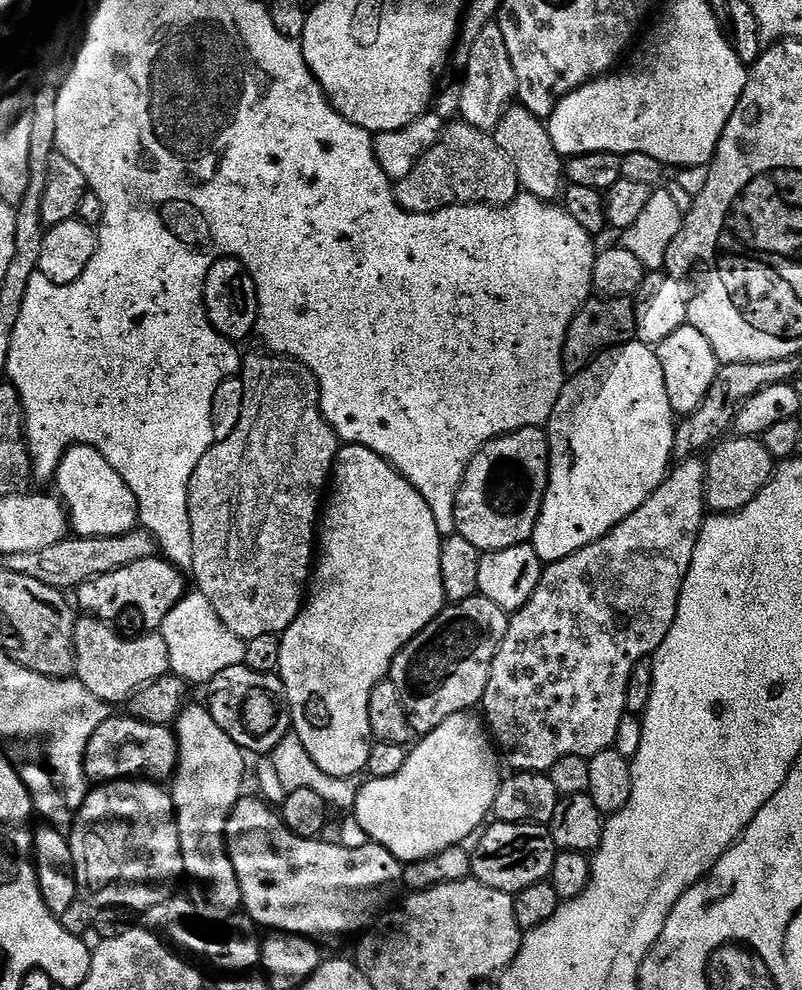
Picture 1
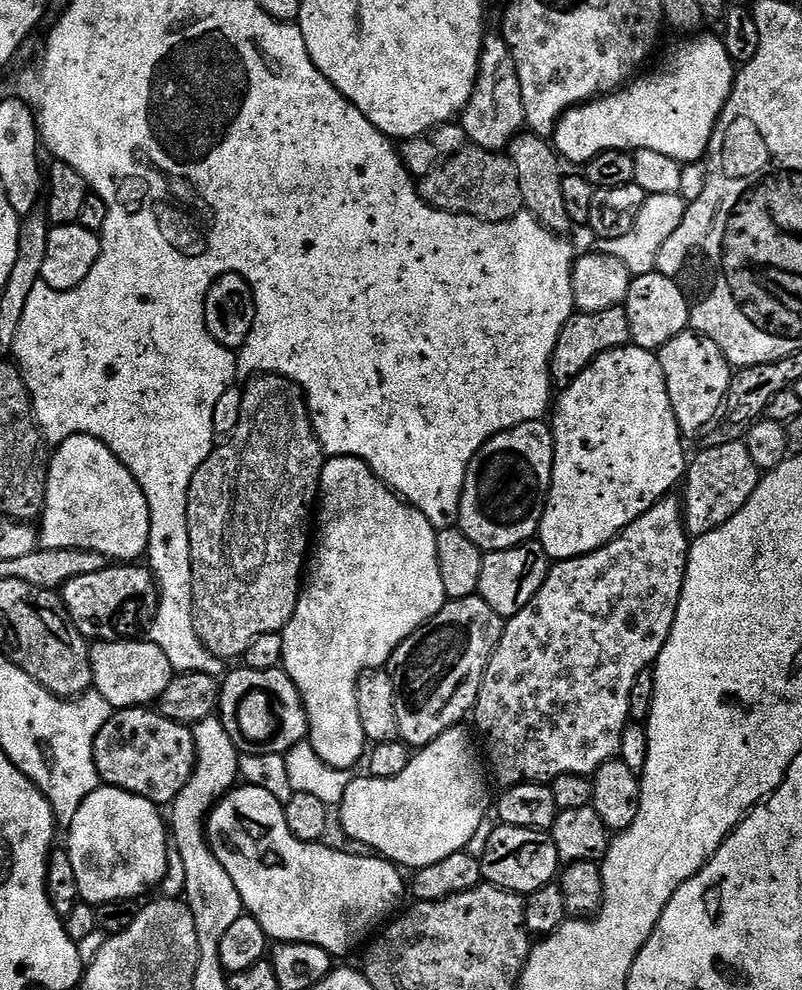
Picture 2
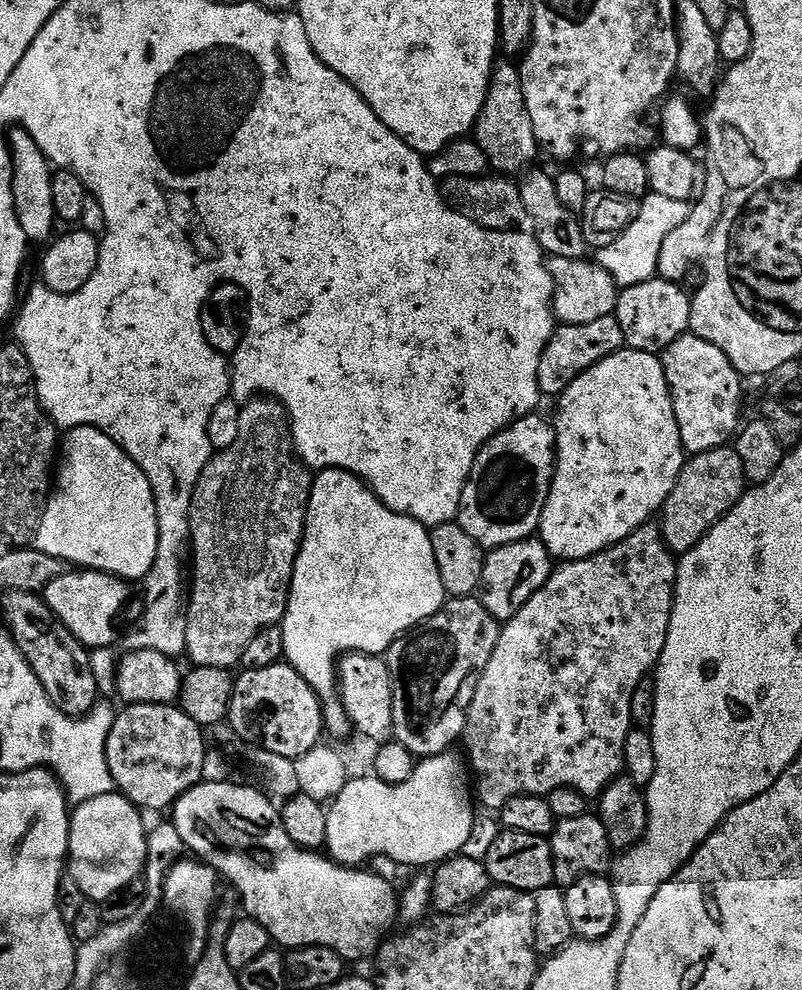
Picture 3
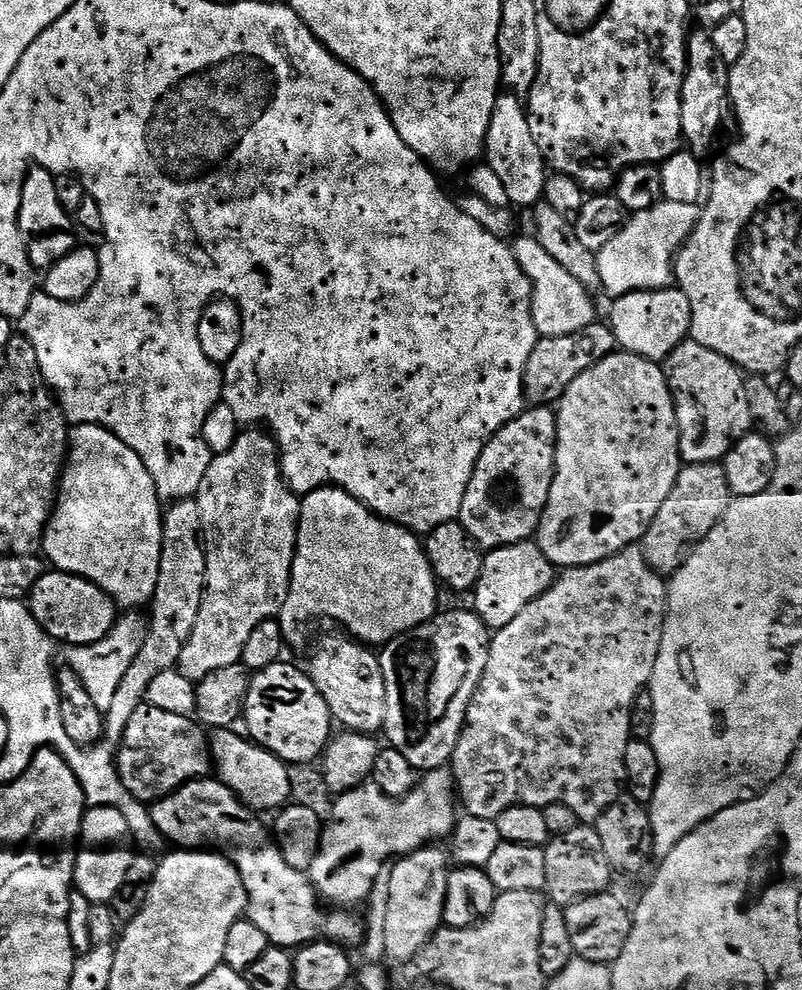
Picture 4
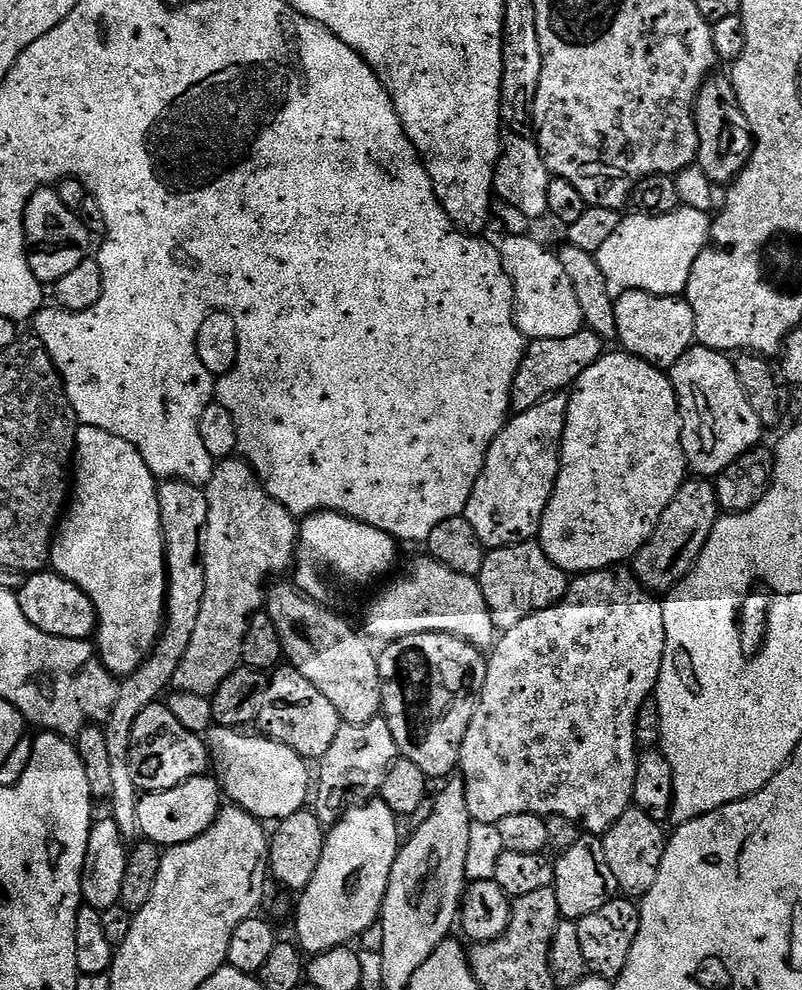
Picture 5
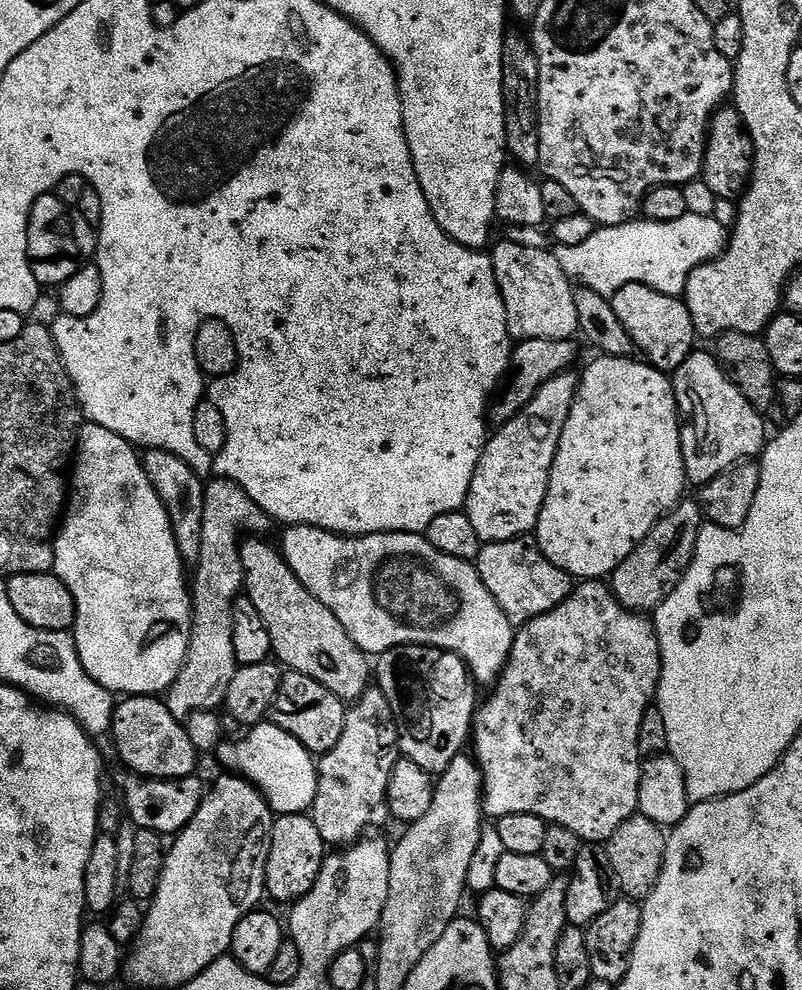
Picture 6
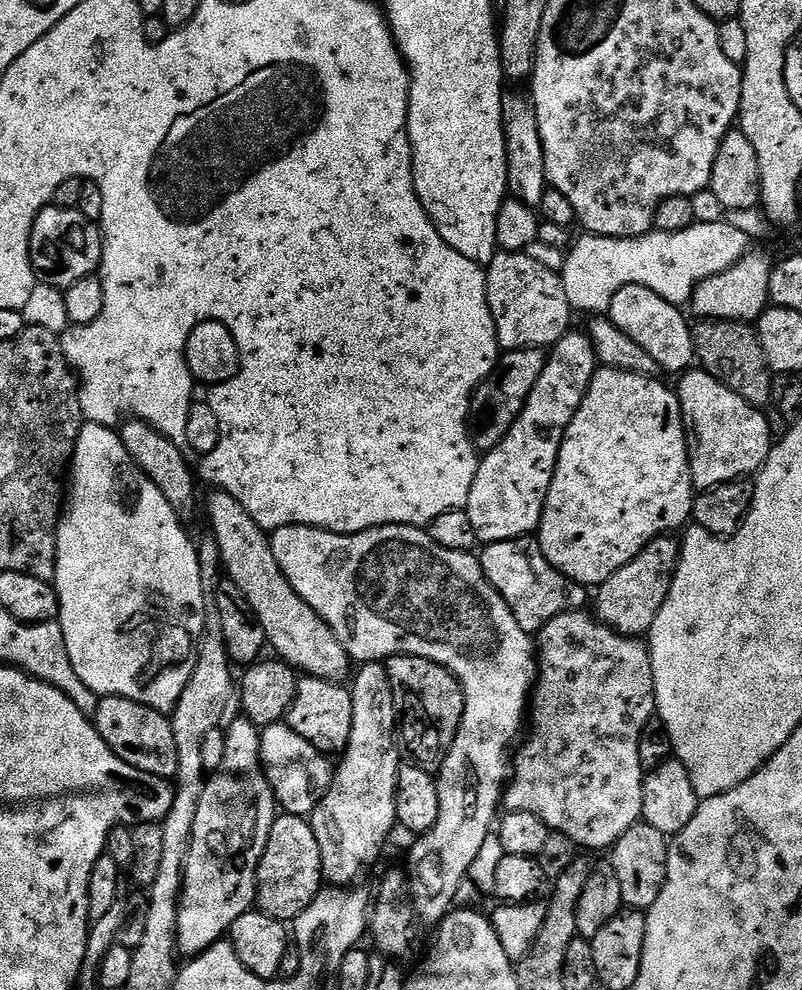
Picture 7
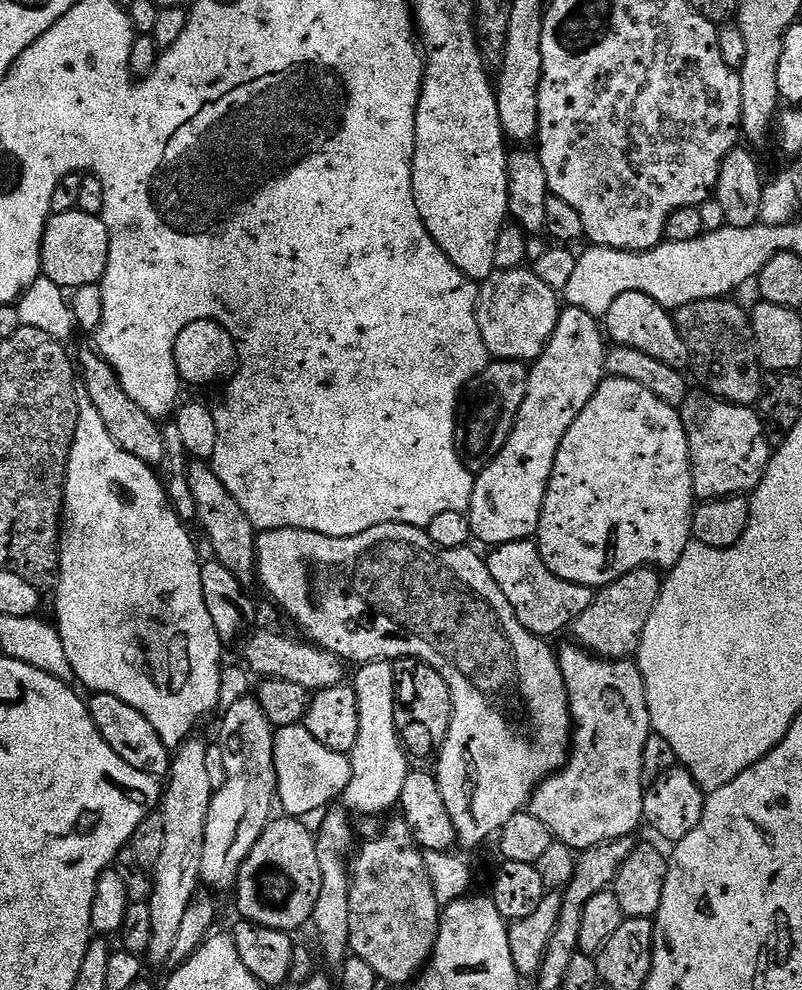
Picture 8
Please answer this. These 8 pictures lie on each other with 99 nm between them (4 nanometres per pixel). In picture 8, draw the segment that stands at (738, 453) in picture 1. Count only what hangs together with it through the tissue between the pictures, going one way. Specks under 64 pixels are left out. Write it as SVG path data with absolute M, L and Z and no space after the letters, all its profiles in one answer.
M639 568L613 584L607 584L593 595L590 607L582 610L570 629L575 643L587 648L594 656L603 656L605 660L626 660L635 657L640 650L642 634L654 606L660 600L662 576L655 568Z

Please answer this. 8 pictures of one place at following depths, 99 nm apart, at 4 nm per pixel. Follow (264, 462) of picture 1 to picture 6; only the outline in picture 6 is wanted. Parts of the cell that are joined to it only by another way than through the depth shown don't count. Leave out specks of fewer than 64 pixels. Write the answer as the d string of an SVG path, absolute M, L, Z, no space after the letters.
M223 478L213 479L213 484L209 483L204 489L204 517L202 518L202 550L200 551L200 560L194 566L194 572L196 572L196 581L193 579L190 584L190 591L192 594L192 633L190 634L190 646L188 647L188 653L186 654L186 662L182 666L182 670L178 674L178 678L173 684L168 687L166 693L166 703L170 714L174 714L174 718L181 722L187 721L188 717L193 716L196 712L216 712L221 707L226 698L226 690L230 686L230 682L234 678L236 669L238 667L236 659L234 658L234 630L232 629L232 604L236 600L236 597L241 595L244 587L244 571L242 570L242 562L240 561L240 546L242 543L242 537L245 534L264 534L267 530L268 524L270 525L269 516L260 509L254 501L246 494L246 490L242 490L234 482Z

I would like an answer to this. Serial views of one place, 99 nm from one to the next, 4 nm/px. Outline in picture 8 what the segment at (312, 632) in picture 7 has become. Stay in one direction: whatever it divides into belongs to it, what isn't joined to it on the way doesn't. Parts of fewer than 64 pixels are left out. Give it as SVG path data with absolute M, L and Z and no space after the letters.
M193 459L189 463L187 473L190 493L197 507L195 523L200 524L201 530L204 531L204 536L208 539L209 546L212 547L211 555L219 564L226 566L226 570L230 570L234 578L238 578L246 586L251 585L251 580L253 583L257 579L256 538L258 529L250 522L250 518L246 518L246 510L242 510L242 506L234 502L234 494L230 494L230 490L222 486L222 478L214 474L211 463Z

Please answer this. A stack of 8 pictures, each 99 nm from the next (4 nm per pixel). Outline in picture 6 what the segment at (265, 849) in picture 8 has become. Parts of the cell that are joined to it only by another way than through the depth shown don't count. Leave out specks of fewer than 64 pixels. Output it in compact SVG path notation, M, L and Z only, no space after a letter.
M277 815L272 821L272 841L266 862L267 895L276 900L295 902L303 898L314 886L324 865L326 845L311 815Z

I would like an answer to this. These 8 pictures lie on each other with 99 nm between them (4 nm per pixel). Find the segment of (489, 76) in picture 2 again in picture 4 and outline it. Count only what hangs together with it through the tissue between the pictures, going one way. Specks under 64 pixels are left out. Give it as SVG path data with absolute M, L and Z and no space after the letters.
M511 94L497 96L494 114L490 114L490 130L484 139L483 159L498 174L512 206L531 209L543 201L544 184L550 172L538 150L538 142L534 142L534 134L530 134L528 109L521 97Z

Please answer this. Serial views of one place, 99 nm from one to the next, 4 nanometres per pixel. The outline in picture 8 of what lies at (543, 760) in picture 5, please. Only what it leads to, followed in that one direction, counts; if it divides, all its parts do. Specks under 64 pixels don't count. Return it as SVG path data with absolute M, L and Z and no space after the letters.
M575 642L564 644L556 652L556 660L560 663L564 685L568 691L568 705L572 715L572 742L570 745L570 755L563 768L555 772L552 776L547 776L544 781L536 787L535 794L530 801L530 811L546 830L552 832L553 837L559 843L570 846L573 850L583 850L585 848L597 848L599 844L605 844L611 840L620 840L623 836L632 836L636 827L641 827L644 819L644 790L645 782L642 778L642 749L646 746L646 738L652 731L652 715L646 702L646 682L640 673L639 663L635 659L626 660L605 660L603 656L594 656L587 648L581 648Z

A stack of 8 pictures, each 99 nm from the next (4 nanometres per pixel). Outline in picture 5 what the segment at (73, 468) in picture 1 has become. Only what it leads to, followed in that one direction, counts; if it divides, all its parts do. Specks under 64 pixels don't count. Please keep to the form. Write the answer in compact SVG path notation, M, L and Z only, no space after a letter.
M89 424L76 430L74 487L66 511L52 541L51 567L74 582L94 602L94 647L105 668L117 678L129 676L152 653L164 626L164 599L168 597L168 574L164 571L164 539L158 510L157 477L142 462L142 454L130 442L106 434Z

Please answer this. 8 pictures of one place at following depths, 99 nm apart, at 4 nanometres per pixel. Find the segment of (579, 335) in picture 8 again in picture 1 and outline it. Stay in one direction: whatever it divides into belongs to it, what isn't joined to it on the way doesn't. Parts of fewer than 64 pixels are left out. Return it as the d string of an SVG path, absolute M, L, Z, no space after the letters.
M523 428L517 432L512 432L508 436L498 436L487 444L484 449L470 462L470 466L466 470L466 474L462 478L462 486L458 490L458 498L456 499L456 530L459 536L466 538L466 542L470 542L474 546L478 546L481 553L497 552L498 550L506 550L510 546L518 546L519 544L529 543L532 539L532 531L536 528L536 523L540 517L542 510L542 502L544 495L548 489L548 433L544 428Z

